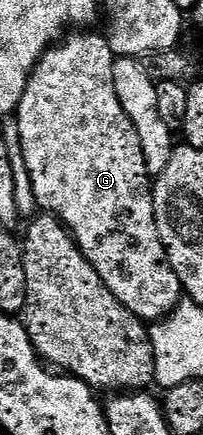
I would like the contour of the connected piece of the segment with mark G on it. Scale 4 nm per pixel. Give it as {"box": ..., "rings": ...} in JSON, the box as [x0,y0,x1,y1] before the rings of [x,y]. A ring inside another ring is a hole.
{"box":[17,32,185,324],"rings":[[[91,32],[72,33],[70,36],[64,37],[58,44],[52,46],[43,55],[38,65],[35,66],[35,71],[27,82],[27,87],[17,111],[25,164],[28,165],[29,178],[32,181],[33,192],[36,194],[38,209],[55,215],[70,230],[71,236],[79,246],[80,252],[89,260],[89,264],[93,264],[97,276],[101,276],[101,280],[109,288],[109,292],[113,292],[113,296],[117,296],[117,300],[125,309],[143,319],[144,323],[154,324],[162,322],[164,318],[170,316],[178,308],[185,291],[177,280],[177,272],[173,272],[173,268],[169,264],[167,253],[161,244],[161,236],[157,232],[153,196],[151,195],[153,178],[152,175],[147,173],[147,165],[145,164],[143,149],[141,148],[141,140],[137,136],[137,128],[133,128],[133,124],[129,120],[121,100],[117,100],[117,88],[113,80],[113,64],[116,56],[110,50],[107,39],[102,33],[101,35],[87,33]]]}

